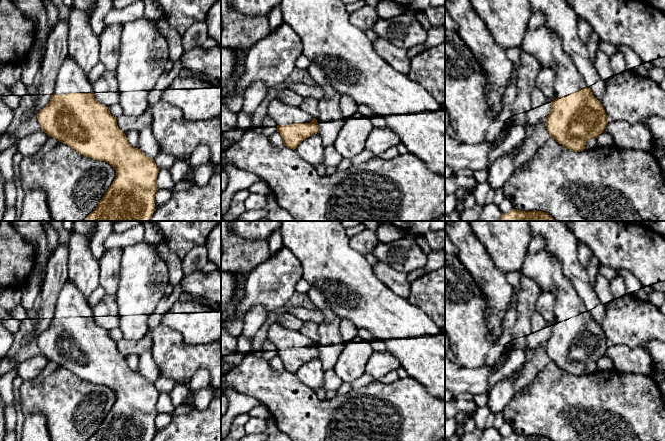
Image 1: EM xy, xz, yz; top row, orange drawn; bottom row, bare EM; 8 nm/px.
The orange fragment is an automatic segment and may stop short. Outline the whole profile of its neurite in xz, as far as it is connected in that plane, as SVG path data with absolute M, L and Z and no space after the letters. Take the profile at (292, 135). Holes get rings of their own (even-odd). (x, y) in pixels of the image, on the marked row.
M276 98L266 106L267 117L277 124L277 132L280 133L284 146L295 150L303 140L319 133L317 119L300 107L290 106Z

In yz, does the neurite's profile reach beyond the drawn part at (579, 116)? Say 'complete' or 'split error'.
split error

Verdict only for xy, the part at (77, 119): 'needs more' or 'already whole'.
needs more

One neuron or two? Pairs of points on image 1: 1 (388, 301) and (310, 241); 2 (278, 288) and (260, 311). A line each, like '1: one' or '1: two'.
1: one
2: two

